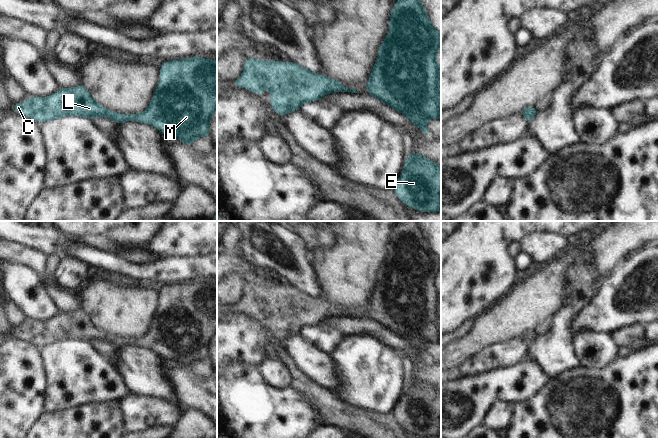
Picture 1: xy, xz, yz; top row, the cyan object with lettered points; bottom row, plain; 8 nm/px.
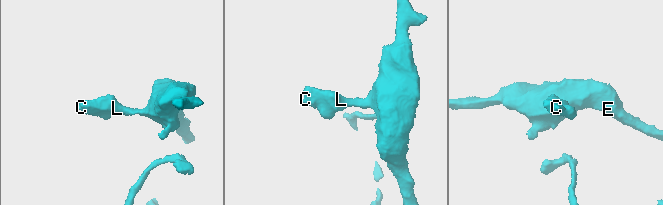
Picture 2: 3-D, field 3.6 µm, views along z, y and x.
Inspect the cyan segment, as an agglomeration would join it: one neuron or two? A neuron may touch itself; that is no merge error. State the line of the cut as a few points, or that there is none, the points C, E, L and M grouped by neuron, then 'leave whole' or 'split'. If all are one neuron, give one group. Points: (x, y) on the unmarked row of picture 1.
no cut; C E L M; leave whole

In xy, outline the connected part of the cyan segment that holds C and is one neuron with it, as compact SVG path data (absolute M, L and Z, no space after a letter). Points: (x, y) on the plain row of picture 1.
M196 280L189 283L164 285L160 291L160 307L148 332L140 338L123 339L107 334L97 327L84 309L60 312L49 321L30 321L25 328L19 326L12 335L25 339L38 347L76 339L94 343L107 341L116 347L137 345L154 350L165 360L178 361L187 370L193 370L196 361L210 360L210 344L217 334L217 285Z

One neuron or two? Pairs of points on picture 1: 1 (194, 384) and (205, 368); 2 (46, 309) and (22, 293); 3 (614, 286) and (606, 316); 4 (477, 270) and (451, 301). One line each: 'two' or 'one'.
1: two
2: one
3: one
4: one

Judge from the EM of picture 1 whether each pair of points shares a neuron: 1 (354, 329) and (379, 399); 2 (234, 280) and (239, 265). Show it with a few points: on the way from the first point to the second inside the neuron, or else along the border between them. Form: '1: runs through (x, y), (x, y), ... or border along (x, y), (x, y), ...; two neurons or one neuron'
1: border along (346, 335), (370, 334), (379, 340); two neurons
2: border along (241, 270), (230, 273), (227, 276); two neurons

